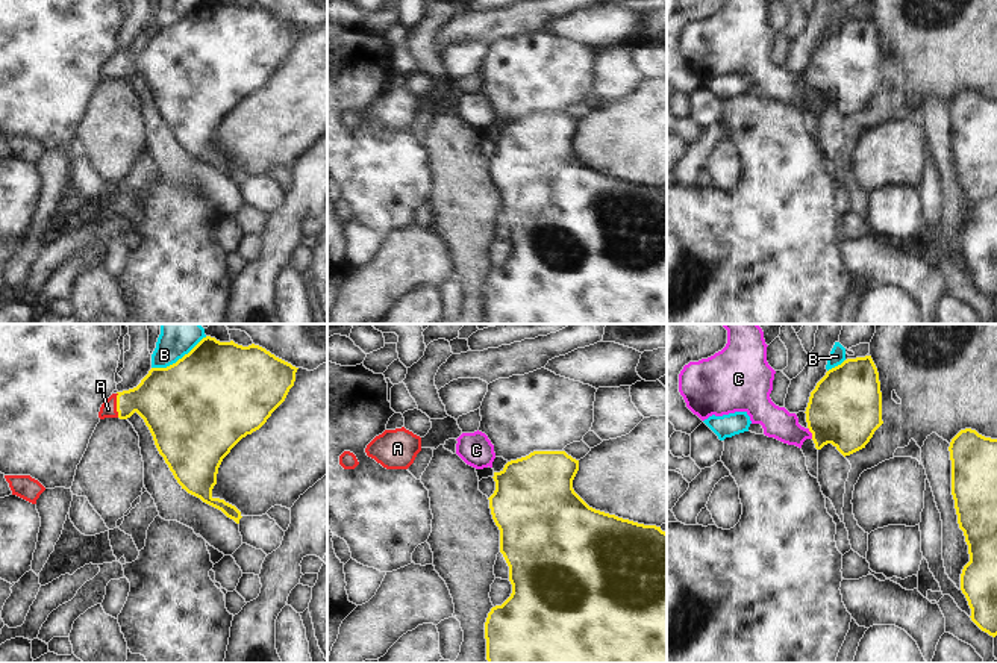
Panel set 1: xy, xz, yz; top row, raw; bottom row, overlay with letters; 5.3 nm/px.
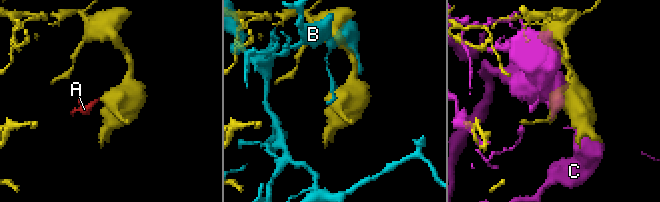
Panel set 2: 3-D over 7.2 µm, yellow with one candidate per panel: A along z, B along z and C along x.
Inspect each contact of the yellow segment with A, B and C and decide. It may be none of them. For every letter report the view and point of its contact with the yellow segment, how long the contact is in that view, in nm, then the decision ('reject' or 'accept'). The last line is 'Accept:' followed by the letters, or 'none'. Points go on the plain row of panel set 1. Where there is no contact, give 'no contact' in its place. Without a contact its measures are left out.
A: xy (117, 65) | 140 nm | accept
B: xy (178, 21) | 320 nm | reject
C: yz (811, 93) | 70 nm | reject
Accept: A

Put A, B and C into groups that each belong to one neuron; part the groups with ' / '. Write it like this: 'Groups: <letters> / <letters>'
Groups: A / B / C

